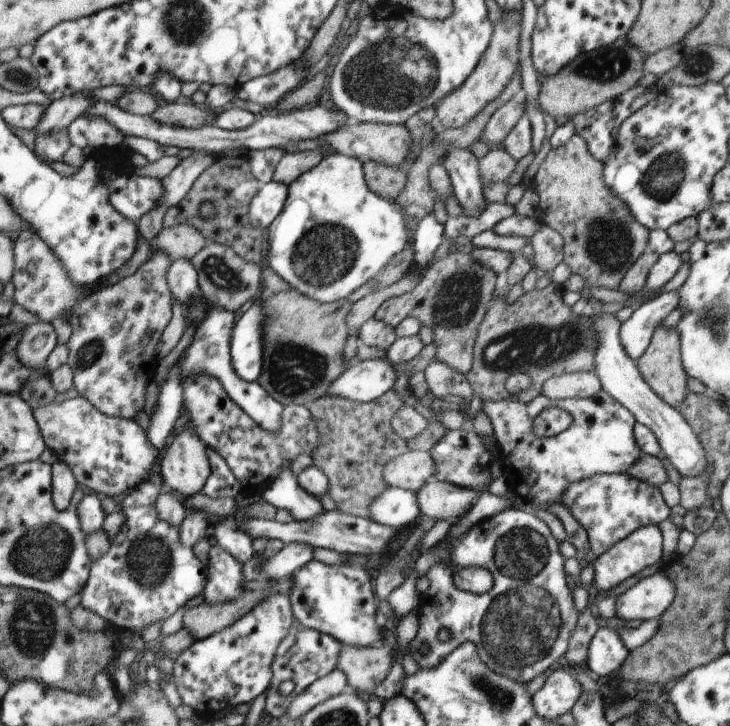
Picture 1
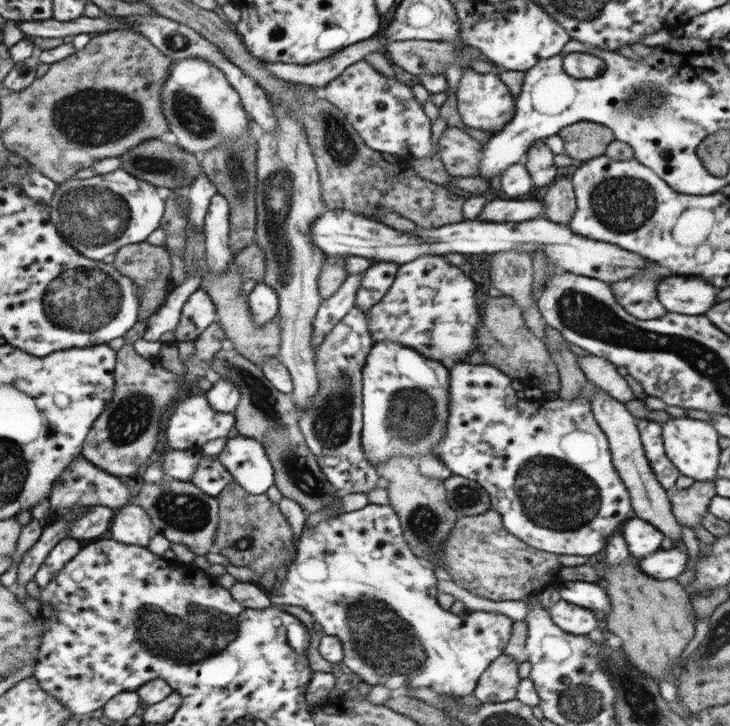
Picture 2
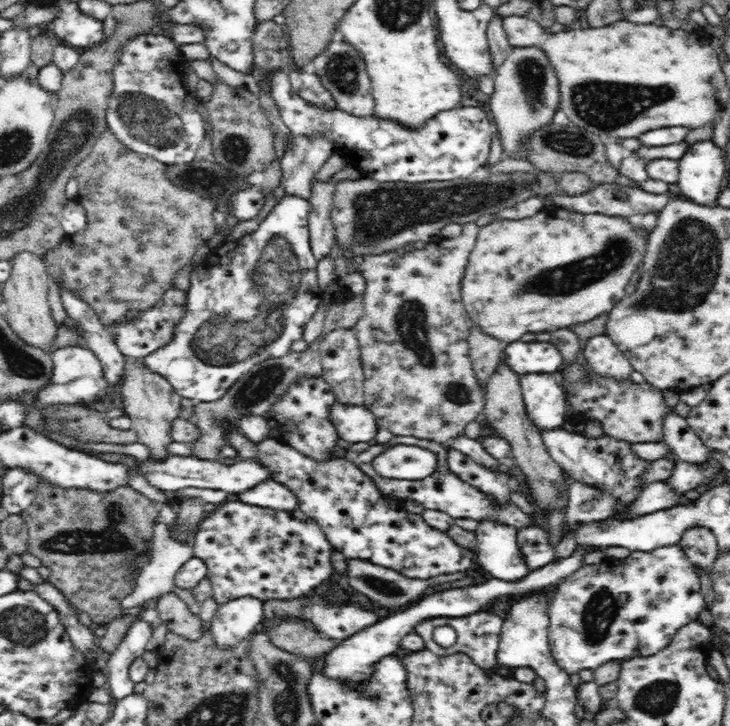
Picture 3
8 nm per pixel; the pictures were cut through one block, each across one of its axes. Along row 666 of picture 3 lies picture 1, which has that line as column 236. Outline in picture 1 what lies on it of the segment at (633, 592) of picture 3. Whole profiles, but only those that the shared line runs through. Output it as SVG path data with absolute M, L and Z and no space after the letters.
M211 546L208 552L208 572L203 596L215 605L238 598L245 593L243 565L222 547Z

